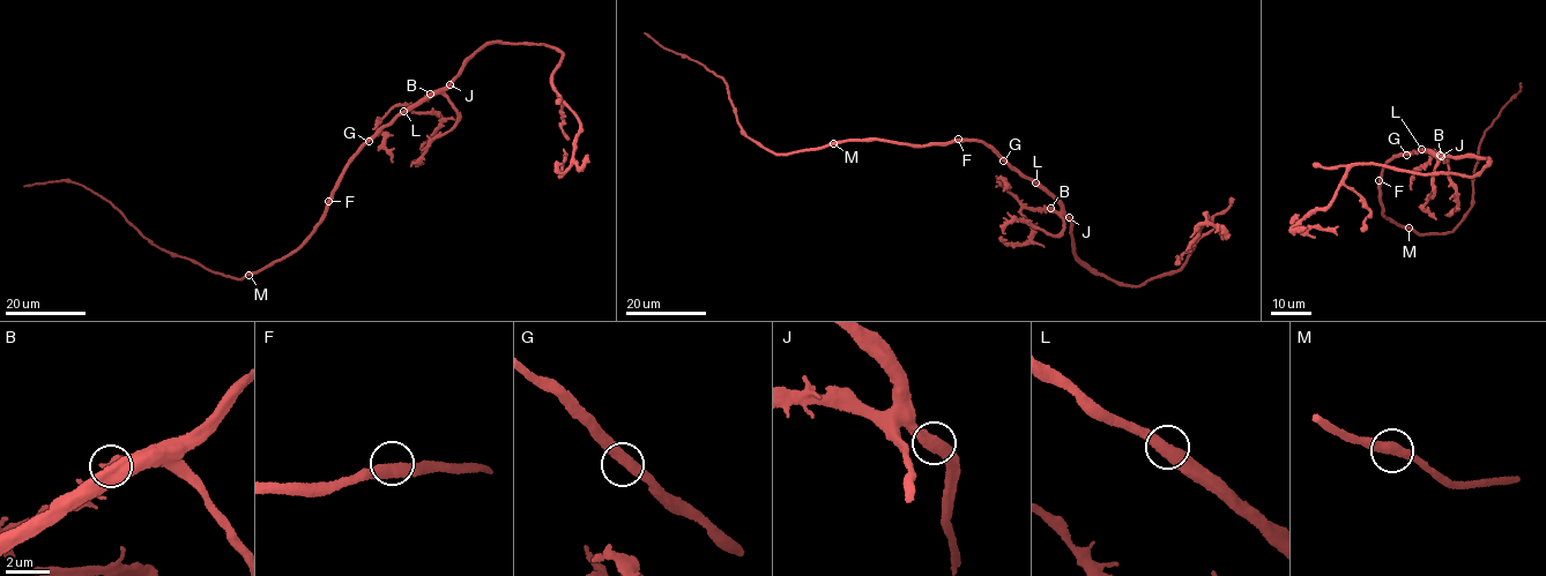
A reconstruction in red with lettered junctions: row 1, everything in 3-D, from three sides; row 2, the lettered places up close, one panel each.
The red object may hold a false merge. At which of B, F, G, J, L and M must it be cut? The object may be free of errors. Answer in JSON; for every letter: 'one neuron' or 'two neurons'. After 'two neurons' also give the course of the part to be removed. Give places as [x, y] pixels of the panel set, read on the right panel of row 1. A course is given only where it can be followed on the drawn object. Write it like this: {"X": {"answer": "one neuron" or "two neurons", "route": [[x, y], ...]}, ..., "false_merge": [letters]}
{"B": {"answer": "one neuron"}, "F": {"answer": "one neuron"}, "G": {"answer": "one neuron"}, "J": {"answer": "two neurons", "route": [[1441, 156], [1470, 156], [1488, 158], [1487, 162]]}, "L": {"answer": "one neuron"}, "M": {"answer": "one neuron"}, "false_merge": ["J"]}

